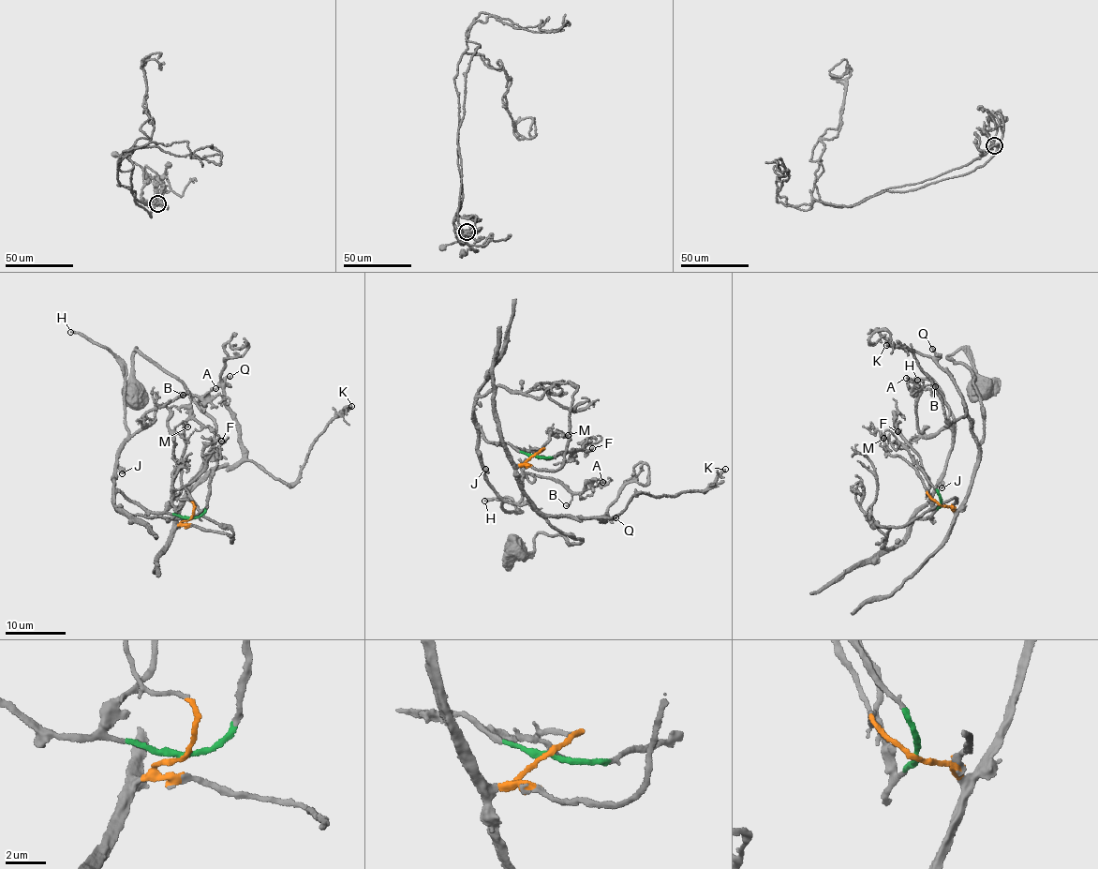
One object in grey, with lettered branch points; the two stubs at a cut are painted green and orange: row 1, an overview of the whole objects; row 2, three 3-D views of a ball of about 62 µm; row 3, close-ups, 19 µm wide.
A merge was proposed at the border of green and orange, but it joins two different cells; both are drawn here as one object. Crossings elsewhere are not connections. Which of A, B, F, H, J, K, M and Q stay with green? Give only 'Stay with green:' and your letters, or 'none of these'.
Stay with green: A, B, F, H, J

